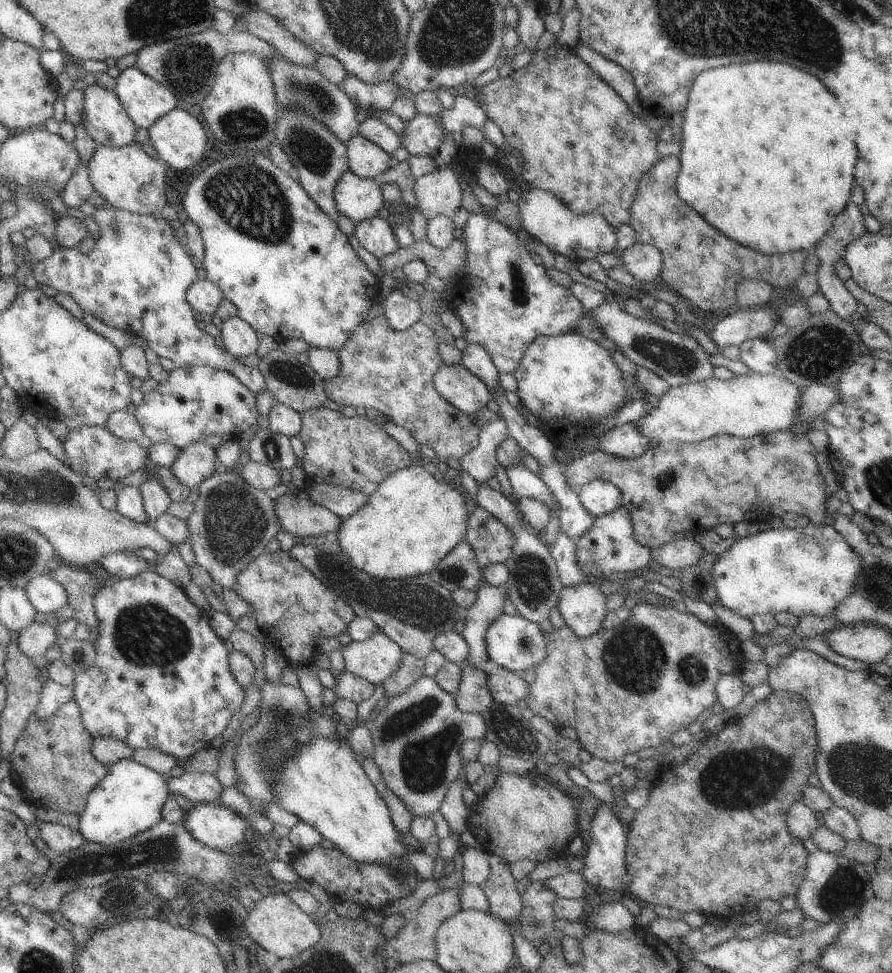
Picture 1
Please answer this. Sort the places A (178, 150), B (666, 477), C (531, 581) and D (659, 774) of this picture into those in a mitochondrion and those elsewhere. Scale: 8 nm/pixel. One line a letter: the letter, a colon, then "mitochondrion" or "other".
A: other
B: mitochondrion
C: mitochondrion
D: other

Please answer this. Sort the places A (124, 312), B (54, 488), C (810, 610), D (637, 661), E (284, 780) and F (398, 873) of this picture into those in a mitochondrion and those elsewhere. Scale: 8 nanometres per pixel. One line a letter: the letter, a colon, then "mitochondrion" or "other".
A: other
B: mitochondrion
C: other
D: mitochondrion
E: mitochondrion
F: other

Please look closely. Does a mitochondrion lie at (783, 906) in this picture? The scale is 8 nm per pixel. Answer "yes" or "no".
no

